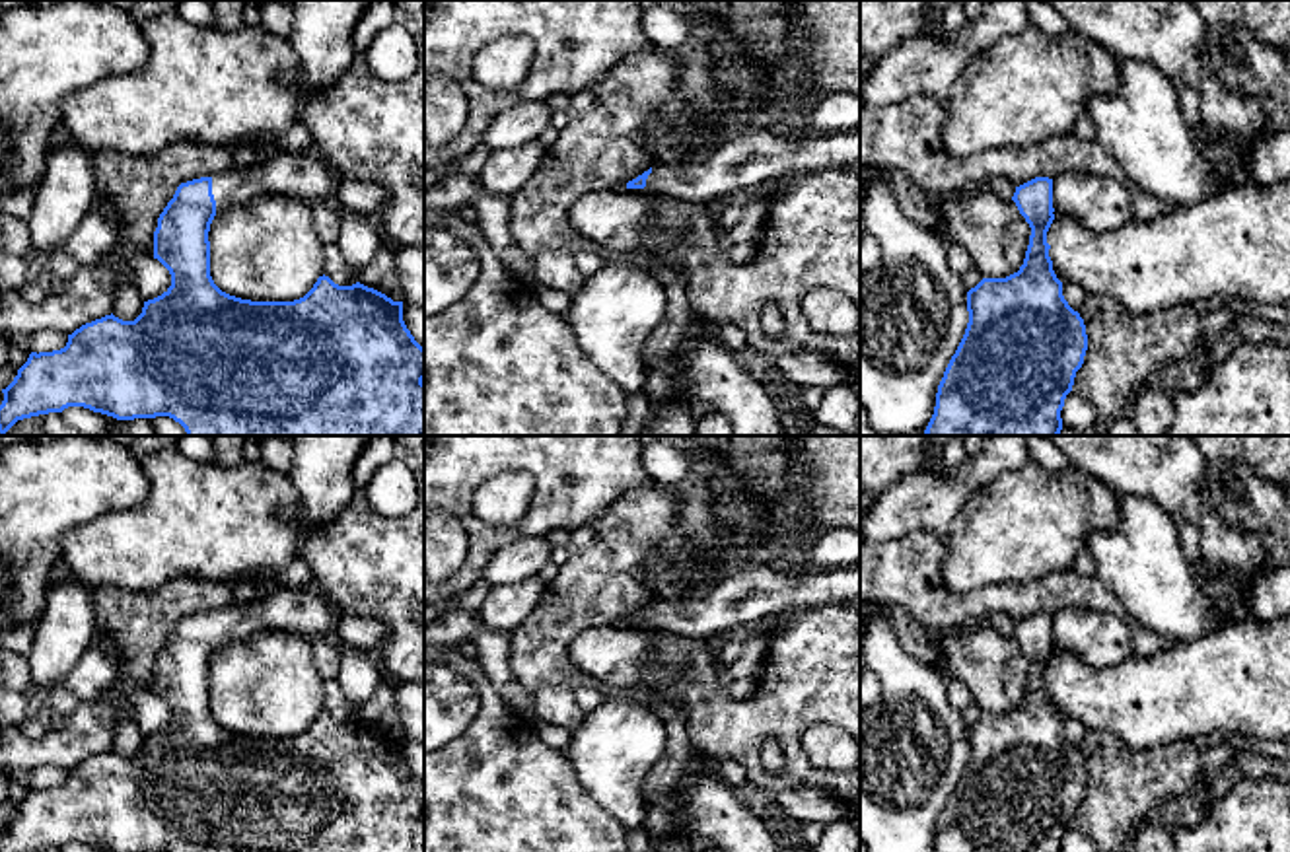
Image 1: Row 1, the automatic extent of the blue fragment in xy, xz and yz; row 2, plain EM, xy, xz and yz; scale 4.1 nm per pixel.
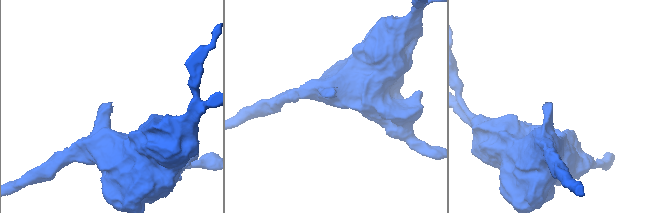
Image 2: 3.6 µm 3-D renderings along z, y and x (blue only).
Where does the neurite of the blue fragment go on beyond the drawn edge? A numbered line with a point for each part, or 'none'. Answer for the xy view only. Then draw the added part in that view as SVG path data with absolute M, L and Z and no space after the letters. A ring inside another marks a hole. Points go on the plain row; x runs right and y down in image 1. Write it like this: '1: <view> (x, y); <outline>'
1: xy (306, 611); M276 584L253 601L212 611L212 630L216 650L261 630L288 630L313 642L333 636L344 617L317 586Z

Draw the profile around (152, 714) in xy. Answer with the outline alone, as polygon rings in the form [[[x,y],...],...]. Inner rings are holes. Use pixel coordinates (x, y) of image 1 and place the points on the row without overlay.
[[[119,675],[113,685],[130,700],[144,737],[167,728],[171,710],[158,694],[123,675]]]

